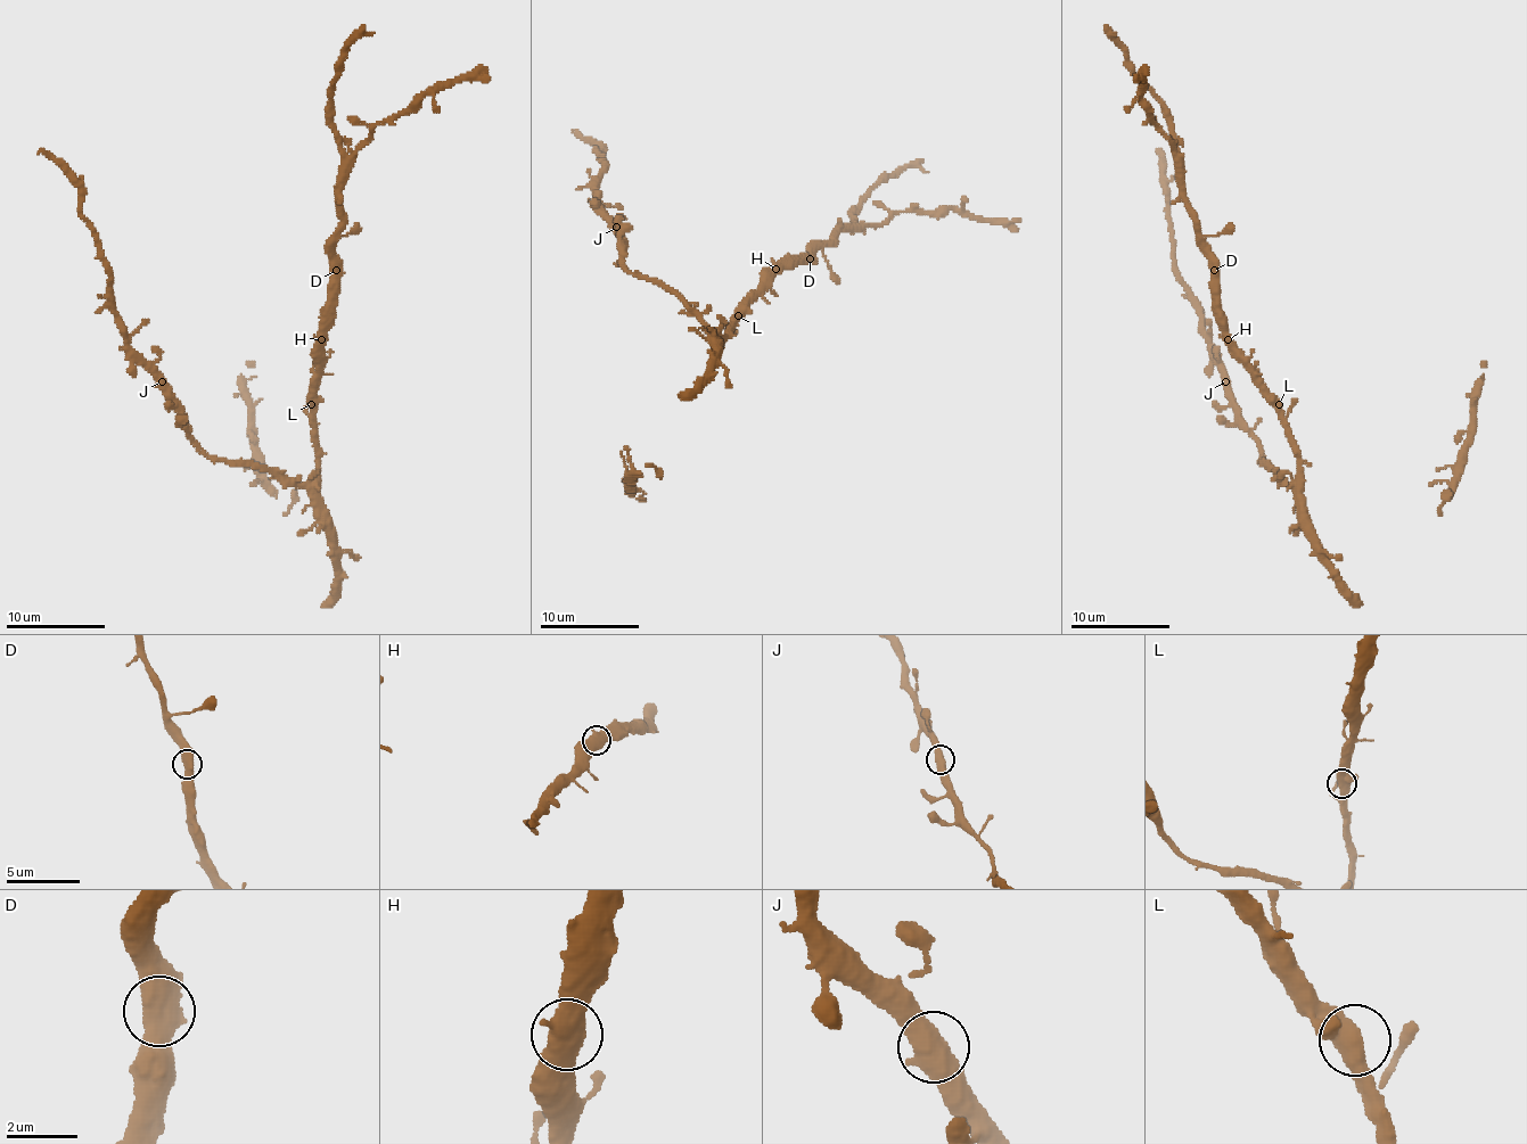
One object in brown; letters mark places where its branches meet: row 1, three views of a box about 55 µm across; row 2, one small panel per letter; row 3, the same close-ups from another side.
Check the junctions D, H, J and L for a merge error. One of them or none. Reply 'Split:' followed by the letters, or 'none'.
Split: none

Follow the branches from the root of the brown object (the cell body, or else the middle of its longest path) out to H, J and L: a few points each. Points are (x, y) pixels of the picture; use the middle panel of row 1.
H: (724, 335), (728, 335), (740, 311), (762, 293), (766, 276), (776, 269)
J: (724, 335), (708, 330), (674, 293), (631, 273), (622, 261), (627, 244), (616, 227)
L: (724, 335), (728, 335), (738, 315)

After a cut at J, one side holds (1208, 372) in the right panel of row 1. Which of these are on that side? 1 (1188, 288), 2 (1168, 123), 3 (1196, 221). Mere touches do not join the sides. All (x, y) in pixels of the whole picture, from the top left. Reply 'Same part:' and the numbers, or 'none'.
Same part: 1

